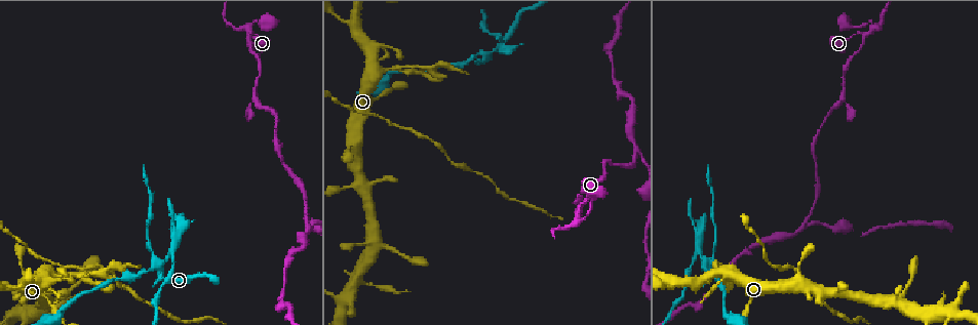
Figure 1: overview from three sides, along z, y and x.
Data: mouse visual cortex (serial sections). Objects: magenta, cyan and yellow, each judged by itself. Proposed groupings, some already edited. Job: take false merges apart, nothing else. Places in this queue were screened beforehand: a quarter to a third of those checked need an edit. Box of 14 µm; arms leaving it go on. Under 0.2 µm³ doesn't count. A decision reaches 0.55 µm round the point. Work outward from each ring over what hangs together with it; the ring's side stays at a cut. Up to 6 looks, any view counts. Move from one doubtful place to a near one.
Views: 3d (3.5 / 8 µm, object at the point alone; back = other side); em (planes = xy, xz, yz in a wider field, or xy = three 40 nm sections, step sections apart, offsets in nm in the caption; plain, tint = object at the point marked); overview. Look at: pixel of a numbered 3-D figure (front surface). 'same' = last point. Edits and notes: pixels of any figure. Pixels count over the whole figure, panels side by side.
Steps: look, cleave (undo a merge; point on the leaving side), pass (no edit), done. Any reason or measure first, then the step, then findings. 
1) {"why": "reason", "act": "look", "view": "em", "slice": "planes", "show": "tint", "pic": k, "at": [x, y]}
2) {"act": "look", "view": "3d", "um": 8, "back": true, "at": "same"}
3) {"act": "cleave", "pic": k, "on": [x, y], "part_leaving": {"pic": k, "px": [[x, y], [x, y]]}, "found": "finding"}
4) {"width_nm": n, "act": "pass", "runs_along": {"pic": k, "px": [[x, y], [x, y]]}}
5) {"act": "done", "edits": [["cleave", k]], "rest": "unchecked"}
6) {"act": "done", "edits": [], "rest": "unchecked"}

{"why": "abrupt turn", "act": "look", "view": "3d", "um": 3.5, "pic": 1, "at": [487, 54]}

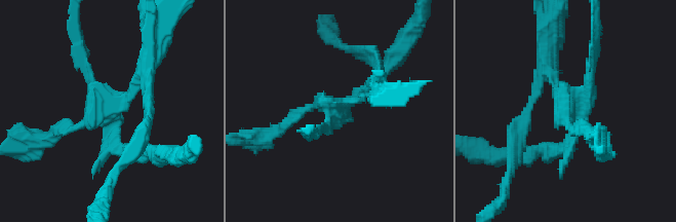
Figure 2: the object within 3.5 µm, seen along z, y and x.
{"act": "look", "view": "em", "slice": "xy", "step": 2, "show": "tint", "pic": 2, "at": [575, 116]}

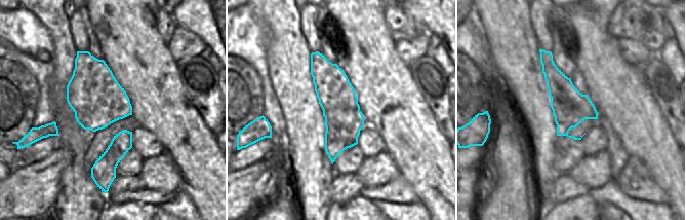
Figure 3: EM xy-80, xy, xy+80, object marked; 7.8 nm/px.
{"act": "cleave", "pic": 2, "on": [293, 119], "part_leaving": {"pic": 2, "px": [[336, 113], [318, 102], [254, 139]]}, "found": "a second cell is stuck on"}

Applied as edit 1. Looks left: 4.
{"why": "calibre changes", "act": "look", "view": "3d", "um": 3.5, "pic": 1, "at": [50, 273]}

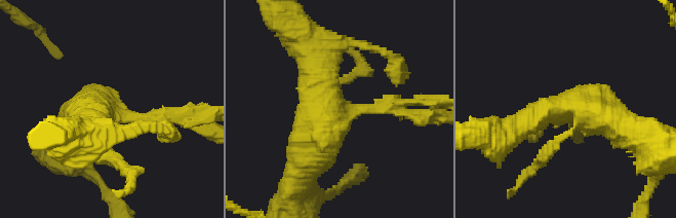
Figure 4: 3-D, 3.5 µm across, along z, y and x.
{"why": "now the EM", "act": "look", "view": "em", "slice": "xy", "step": 3, "show": "tint", "pic": 4, "at": [109, 107]}

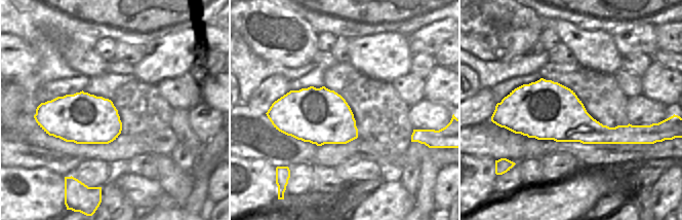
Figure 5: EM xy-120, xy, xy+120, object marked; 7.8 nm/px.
{"width_nm": 440, "act": "cleave", "pic": 4, "on": [393, 106], "part_leaving": {"pic": 4, "px": [[360, 110], [427, 117], [439, 102]]}, "found": "a second cell is stuck on"}

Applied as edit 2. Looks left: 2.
{"act": "done", "edits": [["cleave", 2], ["cleave", 4]], "rest": "unchecked"}

